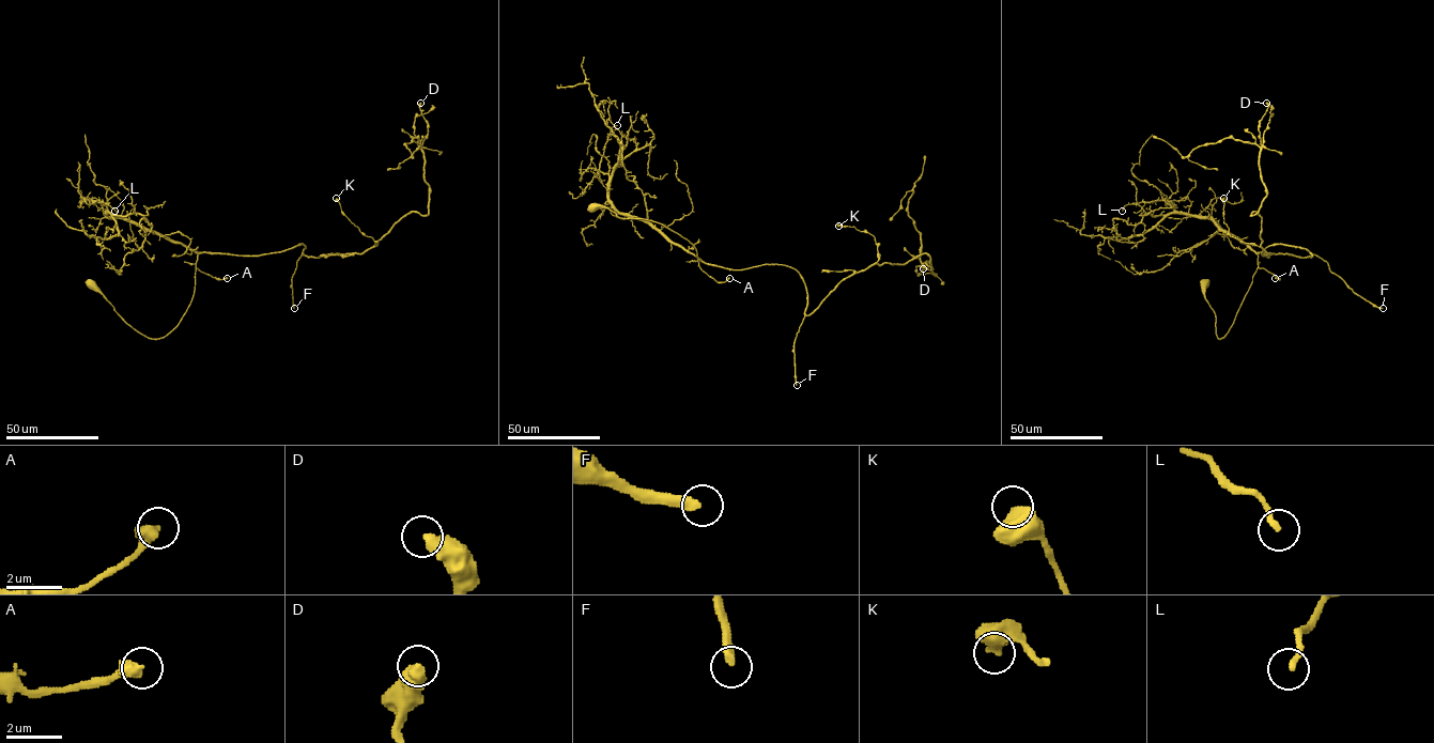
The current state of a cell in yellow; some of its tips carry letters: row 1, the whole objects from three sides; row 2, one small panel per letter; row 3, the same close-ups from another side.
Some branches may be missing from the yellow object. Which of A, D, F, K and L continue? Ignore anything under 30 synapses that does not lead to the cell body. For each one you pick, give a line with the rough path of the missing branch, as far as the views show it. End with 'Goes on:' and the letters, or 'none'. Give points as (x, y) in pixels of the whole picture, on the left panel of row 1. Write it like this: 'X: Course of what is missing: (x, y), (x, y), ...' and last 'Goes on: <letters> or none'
Goes on: F

